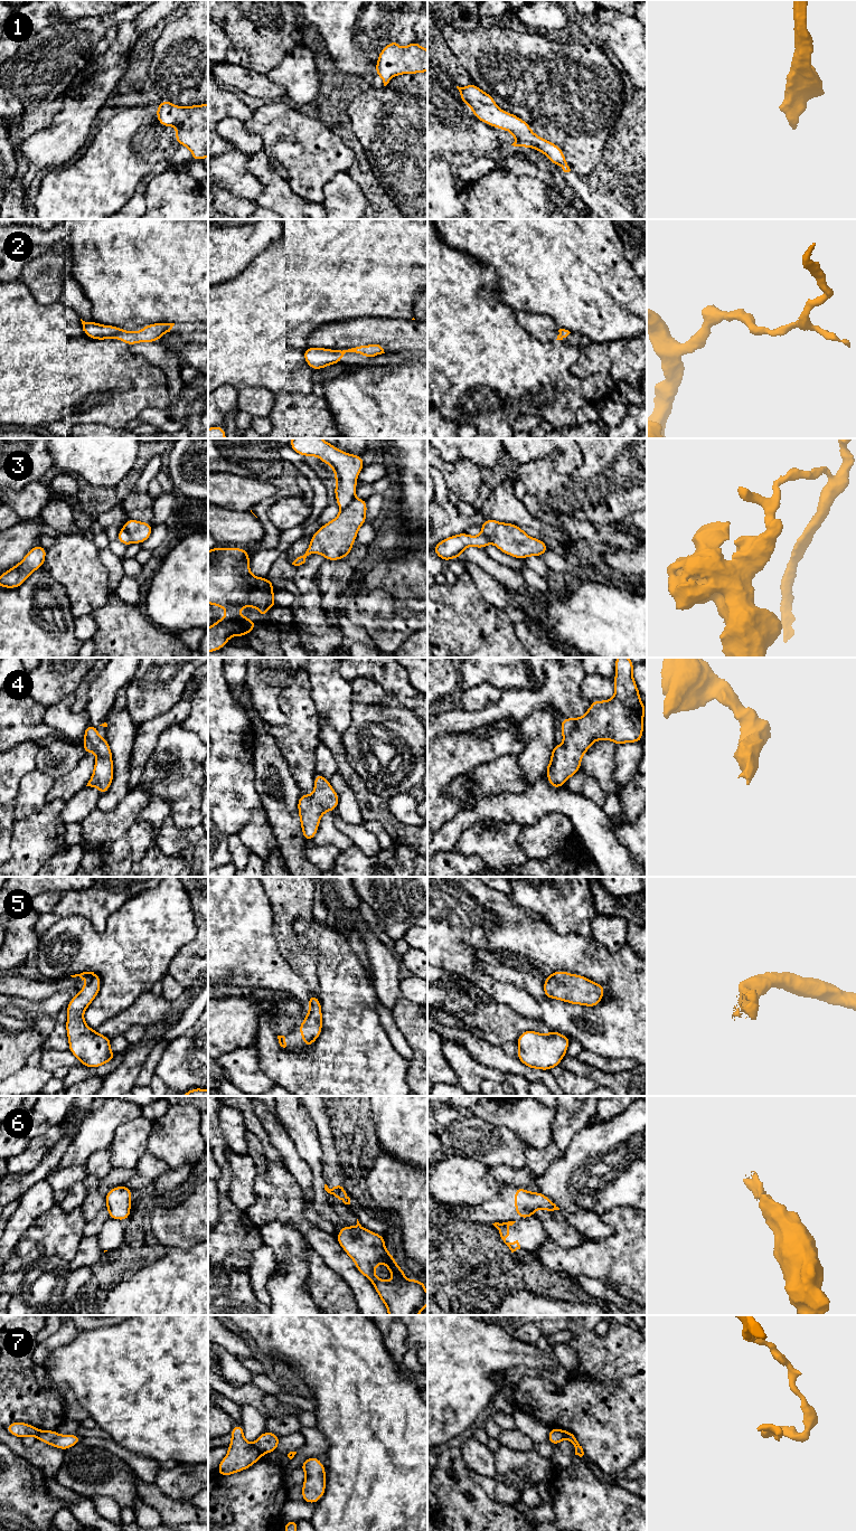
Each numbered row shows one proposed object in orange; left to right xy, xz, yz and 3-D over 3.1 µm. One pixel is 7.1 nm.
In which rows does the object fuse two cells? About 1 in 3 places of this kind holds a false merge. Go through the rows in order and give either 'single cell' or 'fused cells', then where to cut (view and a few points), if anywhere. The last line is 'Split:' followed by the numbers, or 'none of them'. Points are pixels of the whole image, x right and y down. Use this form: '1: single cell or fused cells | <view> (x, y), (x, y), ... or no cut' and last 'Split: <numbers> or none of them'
1: single cell | no cut
2: single cell | no cut
3: fused cells | xy (123, 527), (131, 541)
4: single cell | no cut
5: single cell | no cut
6: fused cells | xz (329, 1189), (331, 1193)
7: fused cells | xz (253, 1444), (262, 1453)
Split: 3, 6, 7

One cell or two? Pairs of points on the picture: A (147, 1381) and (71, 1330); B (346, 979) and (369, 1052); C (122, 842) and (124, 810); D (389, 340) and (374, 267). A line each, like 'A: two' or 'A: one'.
A: two
B: one
C: two
D: two

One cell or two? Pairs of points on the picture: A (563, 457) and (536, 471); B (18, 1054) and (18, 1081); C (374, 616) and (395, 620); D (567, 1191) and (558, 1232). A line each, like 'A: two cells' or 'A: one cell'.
A: two cells
B: two cells
C: one cell
D: two cells

